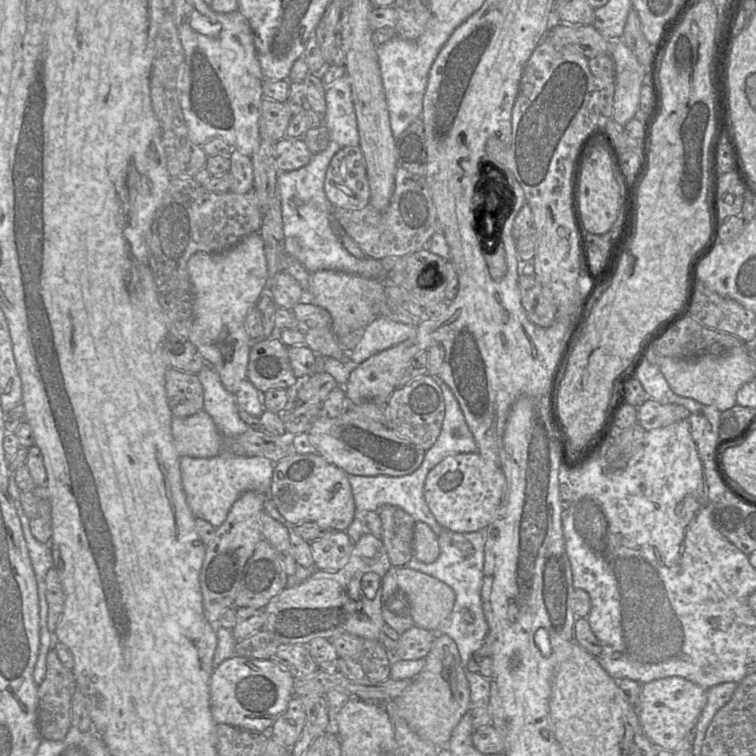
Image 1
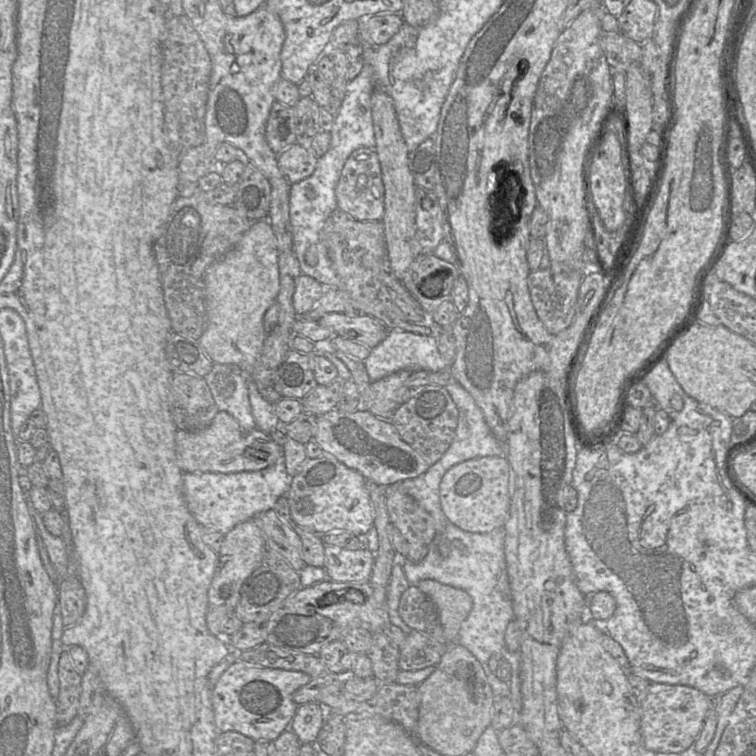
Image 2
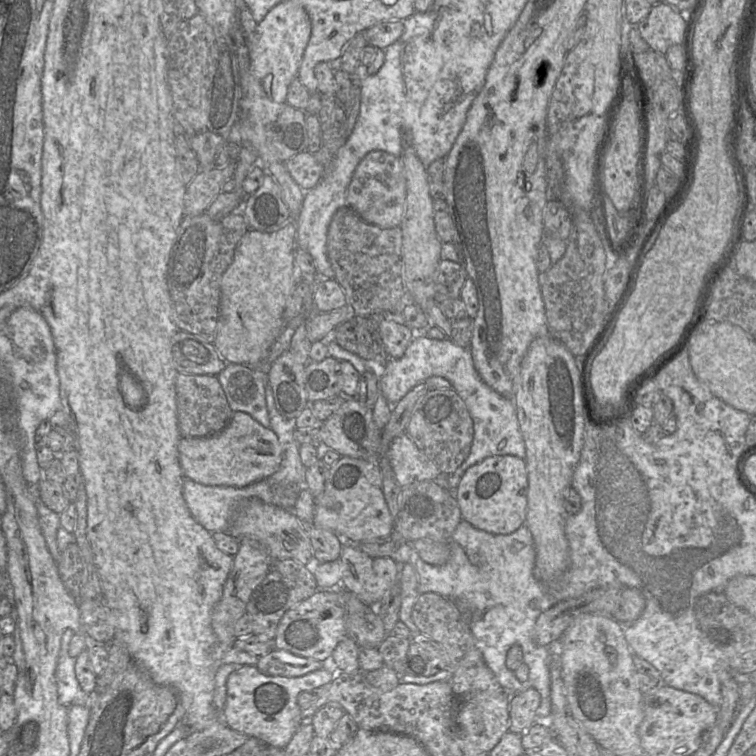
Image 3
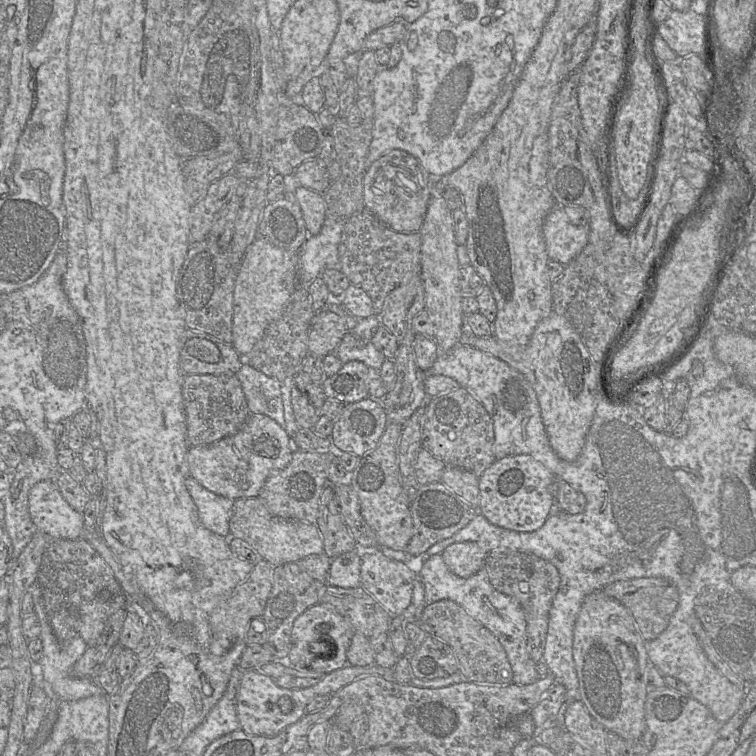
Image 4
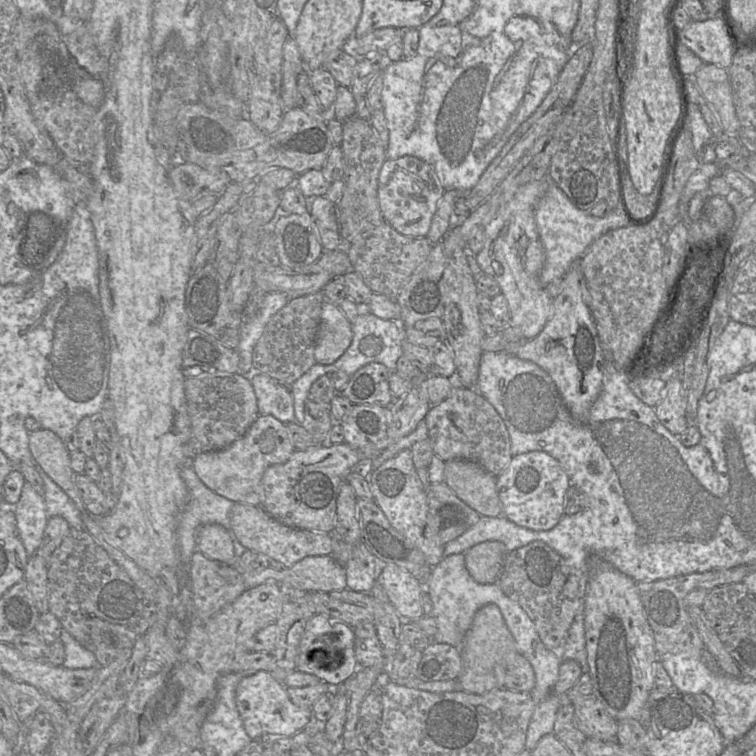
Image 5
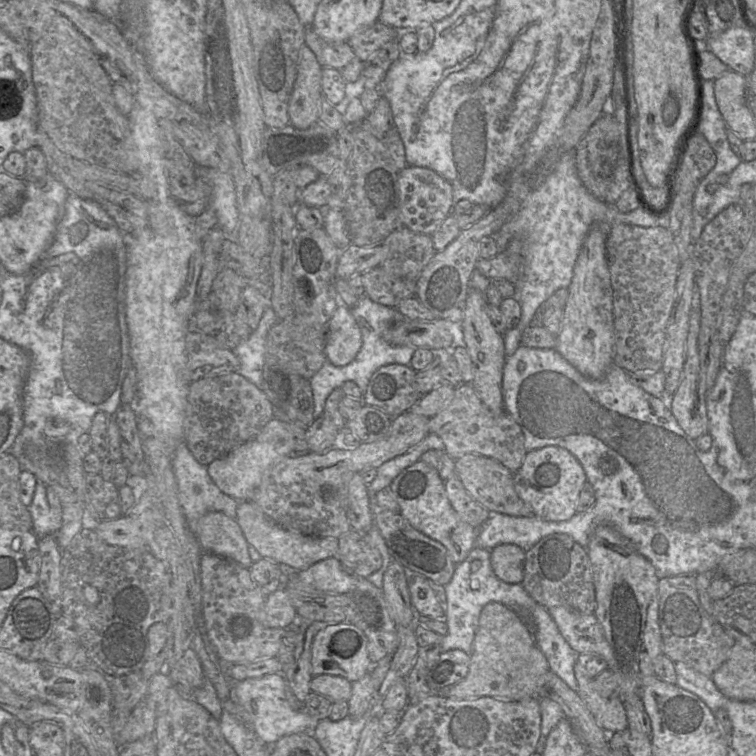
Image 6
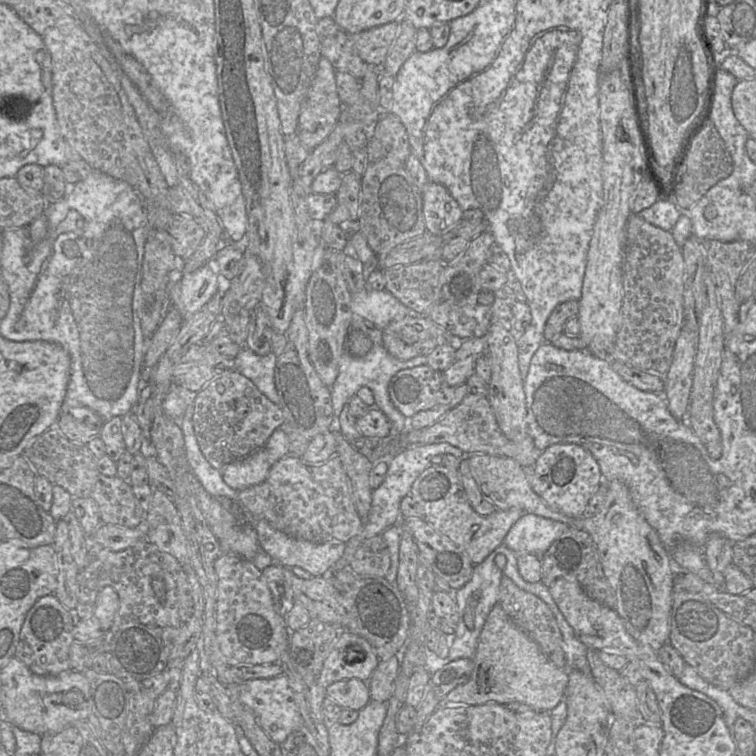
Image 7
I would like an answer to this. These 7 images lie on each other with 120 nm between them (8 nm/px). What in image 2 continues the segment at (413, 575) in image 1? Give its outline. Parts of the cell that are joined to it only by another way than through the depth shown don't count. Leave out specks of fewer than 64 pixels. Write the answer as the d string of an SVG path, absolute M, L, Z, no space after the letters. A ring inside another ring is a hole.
M429 579L419 581L416 587L434 603L447 642L458 643L461 624L473 606L471 597L461 589Z

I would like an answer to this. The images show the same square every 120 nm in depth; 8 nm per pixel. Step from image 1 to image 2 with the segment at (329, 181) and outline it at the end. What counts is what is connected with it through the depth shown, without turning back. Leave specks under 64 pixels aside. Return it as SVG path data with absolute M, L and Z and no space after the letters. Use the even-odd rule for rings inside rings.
M361 147L346 160L335 187L337 208L359 221L382 221L385 189L379 158L374 149Z

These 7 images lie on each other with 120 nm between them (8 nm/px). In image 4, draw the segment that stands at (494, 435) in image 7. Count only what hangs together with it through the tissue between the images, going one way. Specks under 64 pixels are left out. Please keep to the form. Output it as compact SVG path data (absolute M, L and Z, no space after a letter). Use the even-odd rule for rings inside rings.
M465 388L428 398L421 426L422 448L448 467L461 468L480 476L495 460L493 420L485 407Z

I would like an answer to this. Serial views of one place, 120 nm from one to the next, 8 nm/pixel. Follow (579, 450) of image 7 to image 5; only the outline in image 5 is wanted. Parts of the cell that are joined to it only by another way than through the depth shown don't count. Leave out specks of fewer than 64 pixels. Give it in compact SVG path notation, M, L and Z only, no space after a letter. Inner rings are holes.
M531 451L513 456L496 479L503 516L515 524L534 531L547 531L565 515L565 495L571 482L560 463L549 454Z

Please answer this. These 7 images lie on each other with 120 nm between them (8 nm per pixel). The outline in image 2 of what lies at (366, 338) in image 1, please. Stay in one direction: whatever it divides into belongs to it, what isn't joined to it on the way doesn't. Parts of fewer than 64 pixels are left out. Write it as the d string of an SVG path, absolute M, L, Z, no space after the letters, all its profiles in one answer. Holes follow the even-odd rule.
M390 329L386 338L371 349L363 363L372 381L380 380L401 370L449 371L451 365L451 362L444 360L440 354L435 336L425 336L401 329Z

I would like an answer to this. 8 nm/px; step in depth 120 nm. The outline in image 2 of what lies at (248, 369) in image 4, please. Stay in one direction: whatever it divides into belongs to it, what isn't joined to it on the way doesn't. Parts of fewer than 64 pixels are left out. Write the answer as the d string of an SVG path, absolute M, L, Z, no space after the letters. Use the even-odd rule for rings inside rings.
M214 363L204 379L219 411L230 414L246 431L258 429L251 412L247 380L237 366Z

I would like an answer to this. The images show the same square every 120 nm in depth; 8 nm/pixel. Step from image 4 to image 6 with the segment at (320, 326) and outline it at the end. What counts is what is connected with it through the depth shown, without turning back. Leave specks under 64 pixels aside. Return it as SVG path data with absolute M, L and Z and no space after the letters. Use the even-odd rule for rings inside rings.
M340 303L329 323L325 345L327 361L334 366L351 363L362 347L362 334L349 307Z

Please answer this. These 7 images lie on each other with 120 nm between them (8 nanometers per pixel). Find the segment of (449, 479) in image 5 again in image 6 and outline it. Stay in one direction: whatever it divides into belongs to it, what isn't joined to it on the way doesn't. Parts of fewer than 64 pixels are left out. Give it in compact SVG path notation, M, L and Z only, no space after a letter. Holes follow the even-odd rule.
M465 454L455 460L454 473L469 495L489 513L533 517L531 508L518 496L514 486L514 473L499 461L477 454Z

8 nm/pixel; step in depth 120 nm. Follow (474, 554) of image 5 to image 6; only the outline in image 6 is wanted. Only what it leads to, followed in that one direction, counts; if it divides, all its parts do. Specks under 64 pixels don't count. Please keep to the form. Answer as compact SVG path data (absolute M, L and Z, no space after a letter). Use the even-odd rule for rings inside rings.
M512 544L498 545L491 550L490 562L500 580L521 585L524 576L524 550Z

